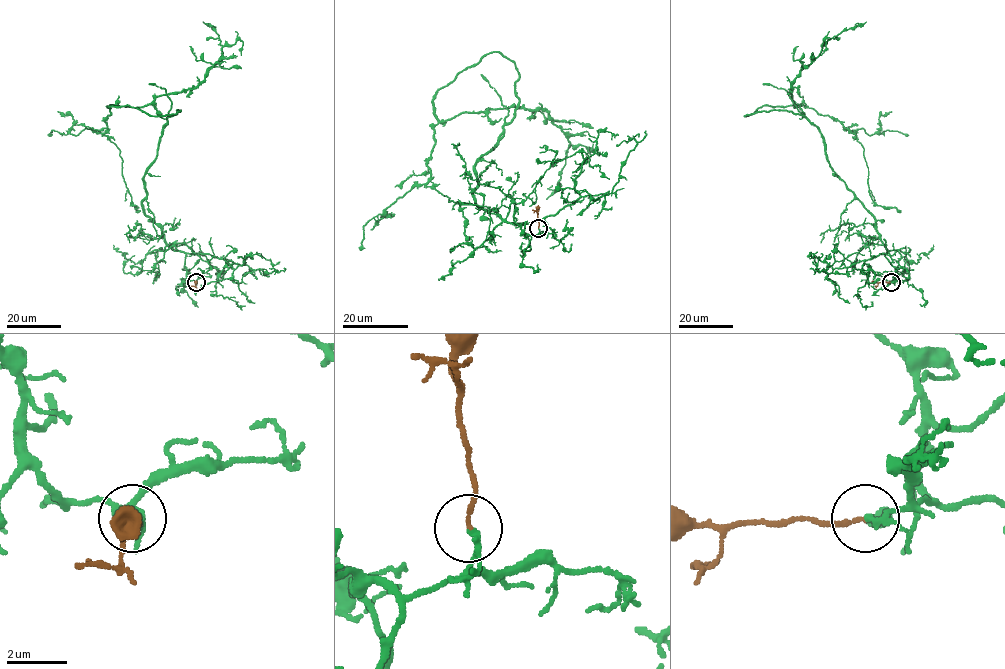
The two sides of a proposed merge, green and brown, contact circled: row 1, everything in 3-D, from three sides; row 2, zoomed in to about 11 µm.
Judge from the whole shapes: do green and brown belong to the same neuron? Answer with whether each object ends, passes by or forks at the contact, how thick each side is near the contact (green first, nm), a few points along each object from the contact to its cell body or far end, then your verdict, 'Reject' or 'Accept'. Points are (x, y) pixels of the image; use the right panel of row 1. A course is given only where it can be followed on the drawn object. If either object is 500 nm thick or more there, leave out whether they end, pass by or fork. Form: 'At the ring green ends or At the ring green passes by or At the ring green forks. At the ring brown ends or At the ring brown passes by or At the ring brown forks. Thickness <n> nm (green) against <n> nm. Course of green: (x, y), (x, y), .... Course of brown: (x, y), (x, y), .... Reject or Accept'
At the ring green passes by. At the ring brown ends. Thickness 150 nm (green) against 130 nm. Course of green: (891, 282), (874, 217), (820, 130), (786, 110), (744, 115), (802, 105), (792, 81), (866, 22). Course of brown: (891, 282), (879, 282), (875, 286). Accept

